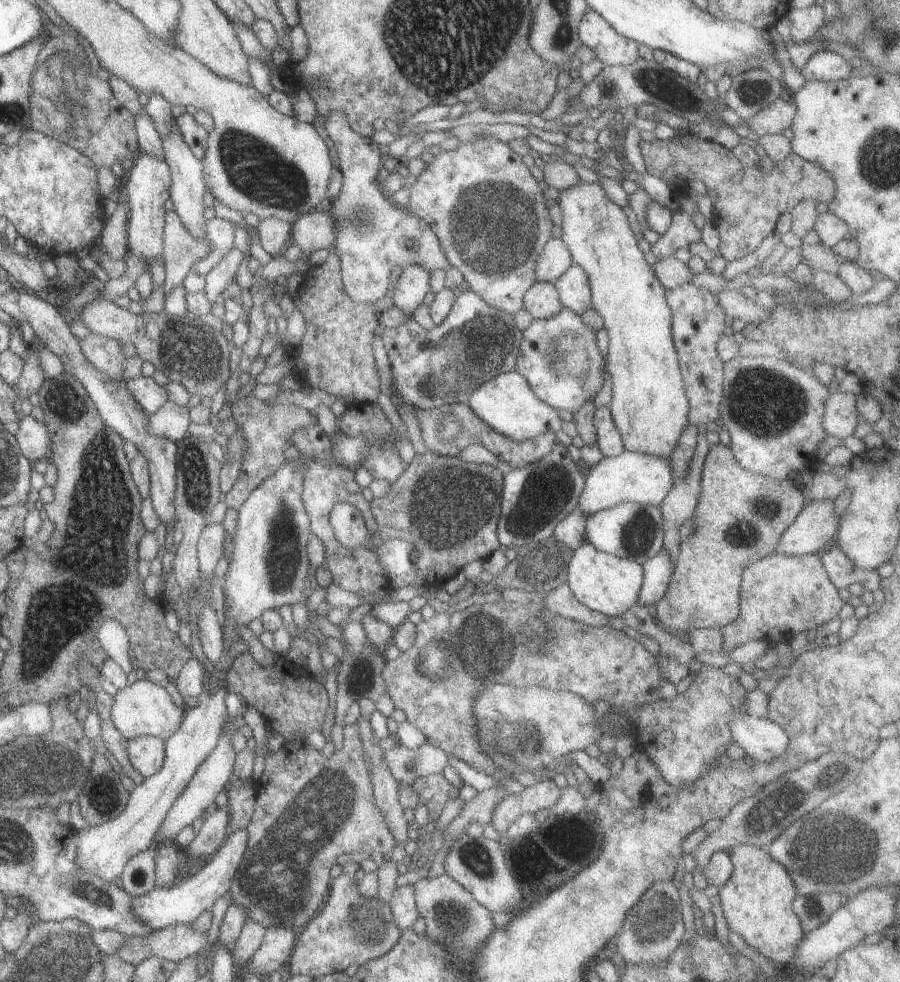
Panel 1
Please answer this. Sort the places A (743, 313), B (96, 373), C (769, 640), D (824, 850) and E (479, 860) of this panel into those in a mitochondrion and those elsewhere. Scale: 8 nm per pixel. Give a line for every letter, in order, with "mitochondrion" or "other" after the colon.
A: other
B: other
C: other
D: mitochondrion
E: mitochondrion

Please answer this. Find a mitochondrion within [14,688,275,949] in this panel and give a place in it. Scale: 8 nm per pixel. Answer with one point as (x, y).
(92, 889)

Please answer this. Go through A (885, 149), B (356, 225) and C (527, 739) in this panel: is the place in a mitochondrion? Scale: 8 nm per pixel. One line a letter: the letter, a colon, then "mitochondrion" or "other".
A: mitochondrion
B: mitochondrion
C: mitochondrion

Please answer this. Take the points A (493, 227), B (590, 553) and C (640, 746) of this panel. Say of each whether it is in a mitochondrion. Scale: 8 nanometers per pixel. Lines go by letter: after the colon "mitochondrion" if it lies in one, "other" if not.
A: mitochondrion
B: other
C: other

